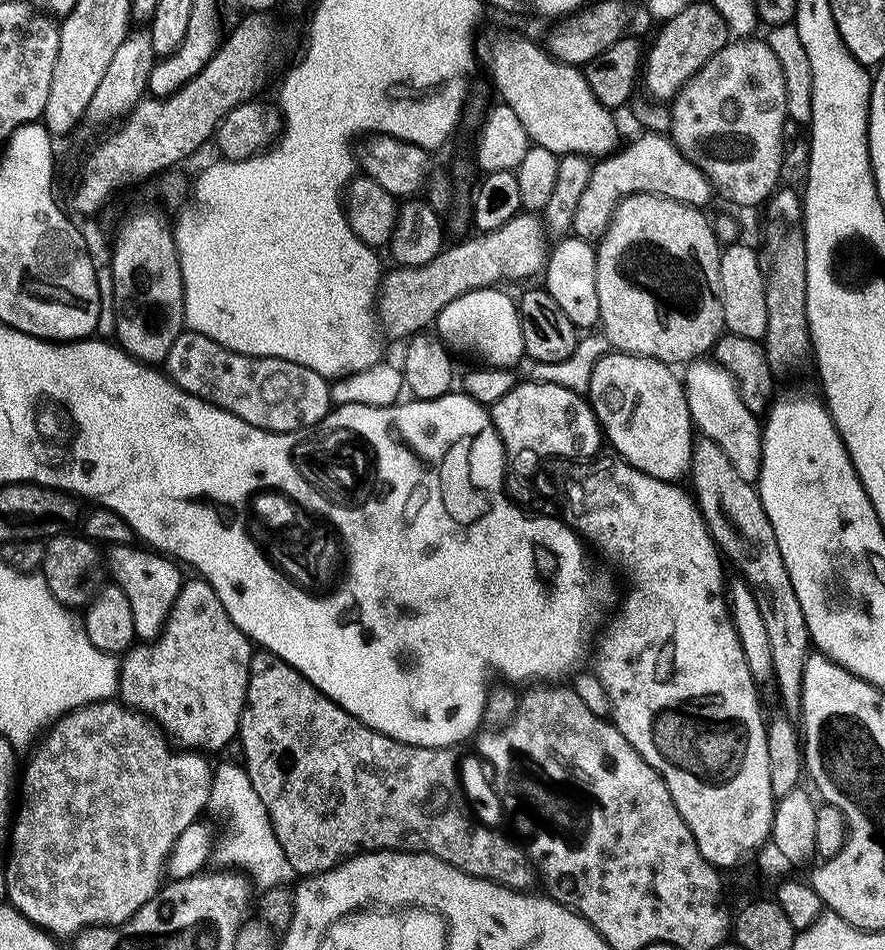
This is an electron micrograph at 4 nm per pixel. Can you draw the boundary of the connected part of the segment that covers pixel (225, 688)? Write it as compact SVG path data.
M202 578L195 579L196 580L190 581L189 584L187 581L187 583L181 587L175 602L172 603L172 609L168 612L155 639L151 642L133 643L132 647L128 649L126 655L123 657L122 663L120 664L122 696L124 692L122 700L127 707L155 721L155 723L159 725L159 727L163 729L173 741L175 741L174 739L181 740L181 742L185 744L183 746L185 749L203 750L205 753L213 754L212 752L218 751L219 748L226 747L231 740L235 741L237 739L240 730L240 715L244 709L244 699L246 698L246 690L248 689L248 668L246 666L246 660L252 660L252 658L246 658L246 654L242 654L242 652L244 652L244 650L254 650L254 645L248 637L242 635L238 630L238 626L234 626L232 619L224 613L224 607L219 598L217 598L216 591L213 590Z

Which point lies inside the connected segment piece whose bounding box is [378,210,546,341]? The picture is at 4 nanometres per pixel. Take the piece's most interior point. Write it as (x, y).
(409, 298)

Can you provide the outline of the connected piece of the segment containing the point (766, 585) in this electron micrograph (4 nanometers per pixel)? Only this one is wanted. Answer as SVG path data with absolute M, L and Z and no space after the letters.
M707 438L693 443L691 480L691 491L708 523L709 534L716 539L721 553L731 565L733 562L740 570L739 575L748 583L758 602L766 635L770 637L774 678L778 684L780 682L784 700L799 705L804 694L804 667L810 655L808 627L802 606L798 606L798 594L794 594L794 582L790 582L790 574L786 574L786 562L782 550L778 550L778 538L774 538L774 526L770 526L770 518L766 518L757 485L742 478L742 474L734 470L730 458L722 454L722 446Z

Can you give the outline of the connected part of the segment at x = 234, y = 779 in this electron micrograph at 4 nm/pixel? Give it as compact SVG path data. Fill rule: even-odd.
M224 764L215 769L214 780L219 791L220 788L224 791L224 800L228 803L229 814L232 815L224 841L221 844L219 841L214 848L214 860L220 863L217 865L228 870L243 870L250 877L251 883L255 887L257 884L260 890L291 881L294 873L288 855L286 850L282 850L282 842L278 842L274 834L270 814L262 798L258 798L258 790L250 782L247 771L240 769L239 772L234 765Z

